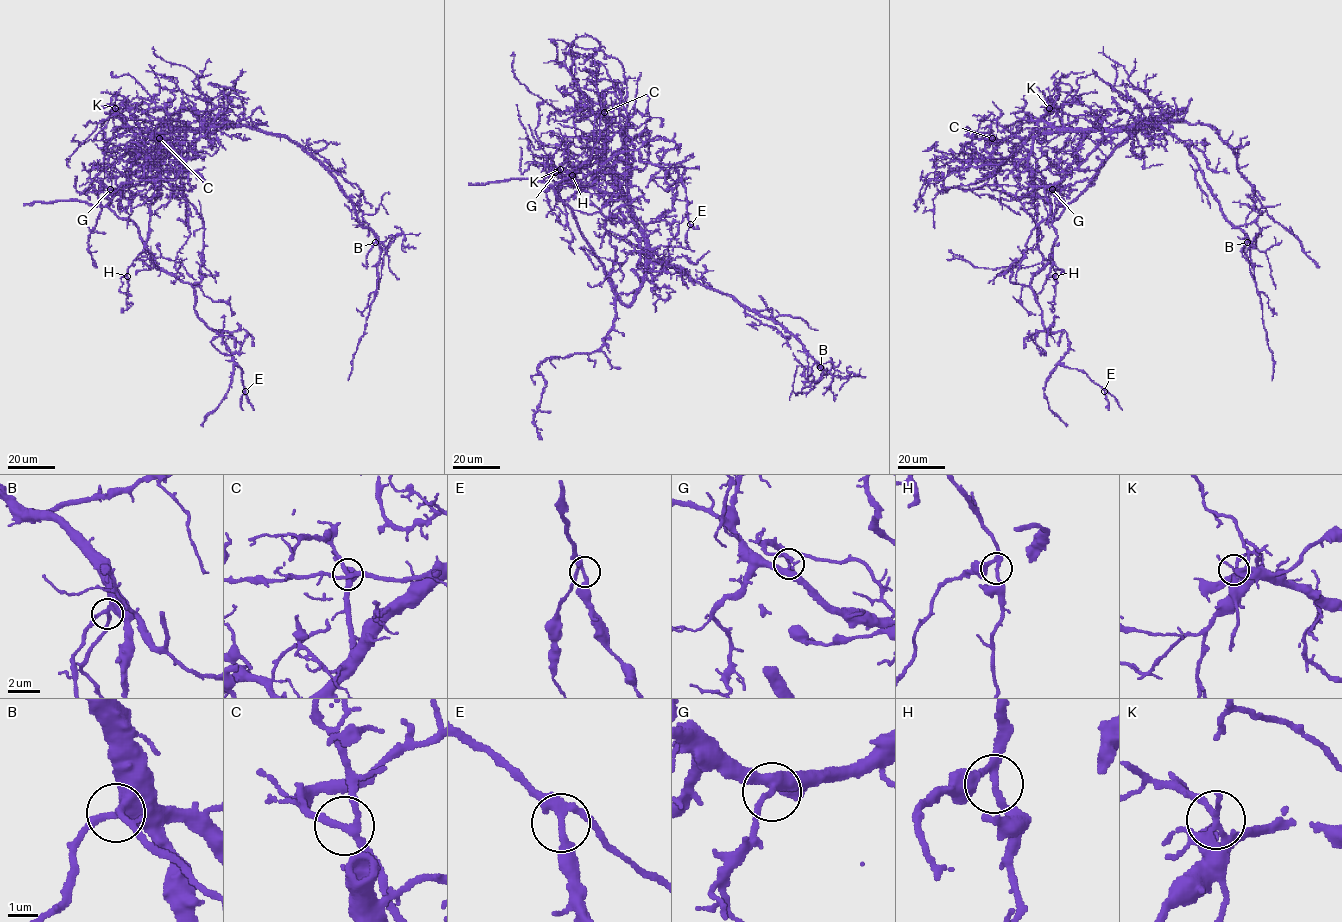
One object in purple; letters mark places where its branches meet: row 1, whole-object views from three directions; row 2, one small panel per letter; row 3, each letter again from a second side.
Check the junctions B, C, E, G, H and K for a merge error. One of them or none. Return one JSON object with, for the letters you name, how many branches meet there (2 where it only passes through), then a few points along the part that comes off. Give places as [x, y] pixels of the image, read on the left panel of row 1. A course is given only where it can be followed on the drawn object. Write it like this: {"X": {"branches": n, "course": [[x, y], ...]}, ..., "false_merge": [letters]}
{"false_merge": []}

